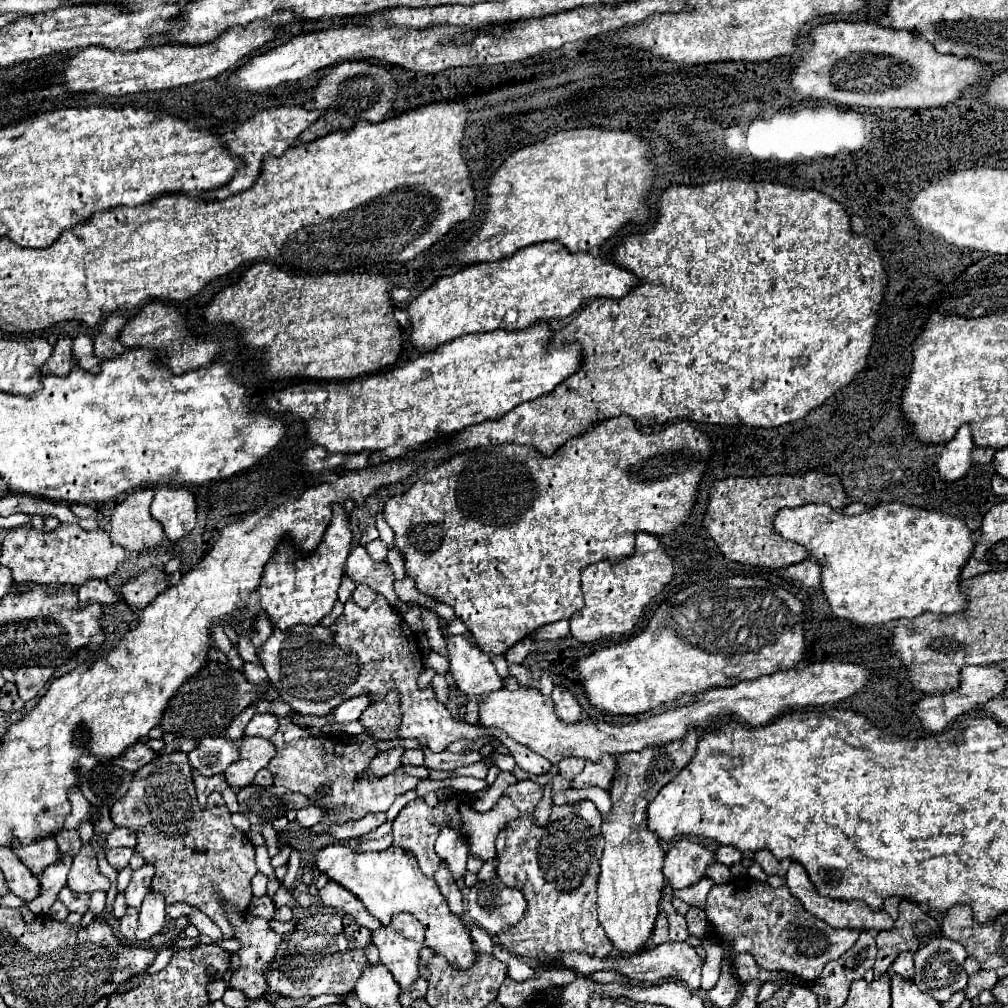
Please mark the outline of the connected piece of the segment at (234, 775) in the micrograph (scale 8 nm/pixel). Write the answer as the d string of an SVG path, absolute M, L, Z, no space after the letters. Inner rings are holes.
M244 737L244 741L240 741L240 761L232 763L224 775L232 787L242 789L254 781L254 775L264 769L274 755L276 747L268 739Z

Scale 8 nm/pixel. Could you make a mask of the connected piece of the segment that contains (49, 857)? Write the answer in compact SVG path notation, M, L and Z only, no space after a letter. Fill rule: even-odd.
M54 837L40 839L40 843L30 843L28 847L20 847L20 843L12 843L12 849L22 859L22 863L38 877L44 873L48 865L60 859L60 851Z

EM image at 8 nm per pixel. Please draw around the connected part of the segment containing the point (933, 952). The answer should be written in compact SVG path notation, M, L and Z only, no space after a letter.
M934 939L914 955L914 983L920 991L932 995L938 1003L948 1001L956 991L966 987L968 975L964 961L968 953L960 943L950 939Z

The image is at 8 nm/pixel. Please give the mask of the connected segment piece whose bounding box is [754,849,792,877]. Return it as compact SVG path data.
M762 849L762 851L758 851L756 853L756 857L754 857L754 861L768 873L768 875L786 875L786 871L788 871L788 867L790 867L790 859L776 859L768 849Z

